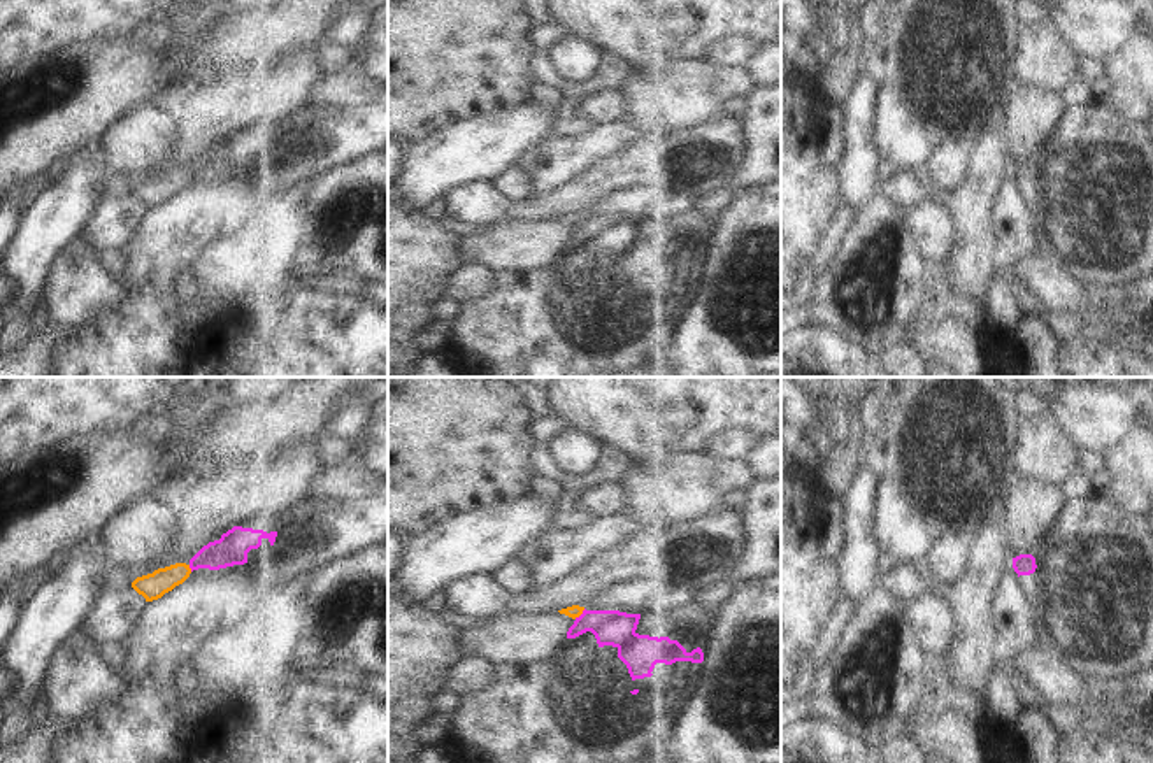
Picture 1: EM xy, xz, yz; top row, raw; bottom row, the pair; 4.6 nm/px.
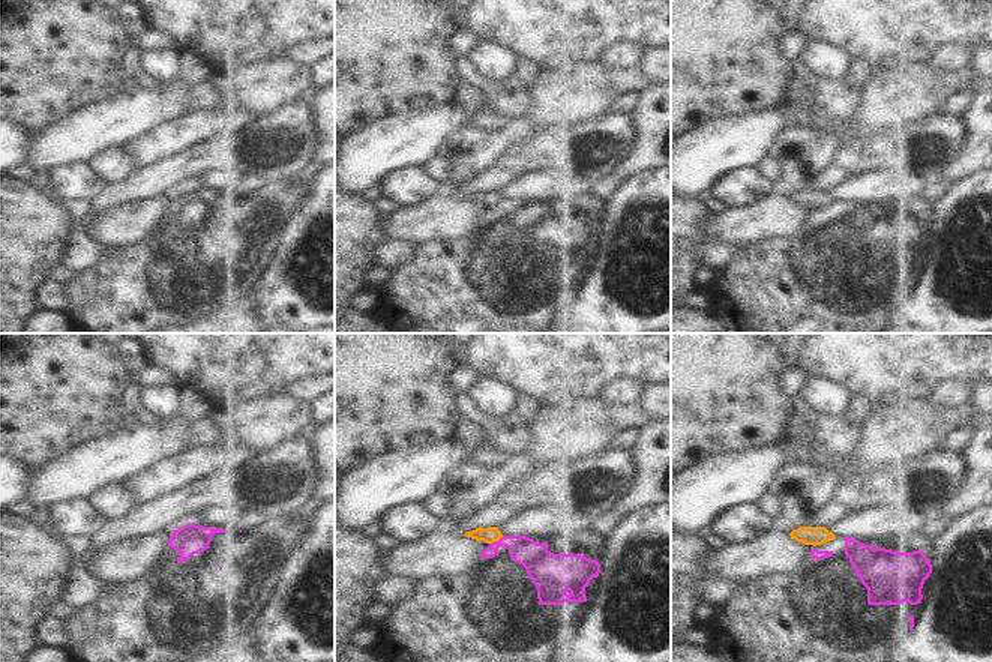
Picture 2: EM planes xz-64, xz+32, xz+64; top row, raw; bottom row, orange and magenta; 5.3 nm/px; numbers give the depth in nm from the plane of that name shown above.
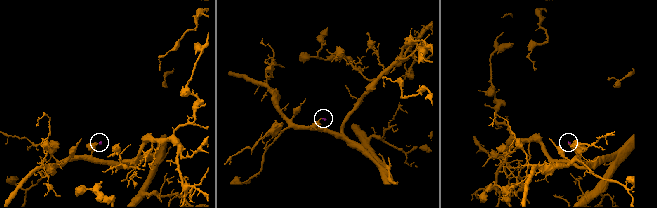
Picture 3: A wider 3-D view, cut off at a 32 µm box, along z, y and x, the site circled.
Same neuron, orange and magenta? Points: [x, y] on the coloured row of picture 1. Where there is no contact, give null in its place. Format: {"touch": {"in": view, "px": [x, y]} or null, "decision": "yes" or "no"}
{"touch": {"in": "xz", "px": [580, 614]}, "decision": "no"}

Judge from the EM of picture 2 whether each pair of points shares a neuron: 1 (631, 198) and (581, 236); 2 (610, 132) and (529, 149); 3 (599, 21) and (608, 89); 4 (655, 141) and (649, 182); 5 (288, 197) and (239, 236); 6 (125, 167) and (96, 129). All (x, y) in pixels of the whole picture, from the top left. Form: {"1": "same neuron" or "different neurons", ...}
{"1": "different neurons", "2": "same neuron", "3": "different neurons", "4": "different neurons", "5": "same neuron", "6": "different neurons"}

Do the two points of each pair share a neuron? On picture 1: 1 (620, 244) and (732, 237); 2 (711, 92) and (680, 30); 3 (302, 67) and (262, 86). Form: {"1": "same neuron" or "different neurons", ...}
{"1": "different neurons", "2": "different neurons", "3": "same neuron"}

